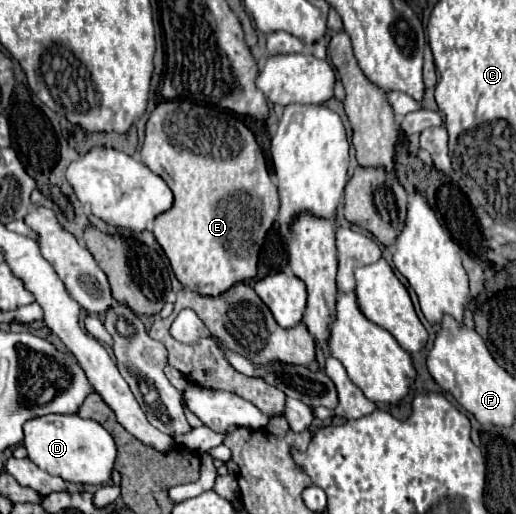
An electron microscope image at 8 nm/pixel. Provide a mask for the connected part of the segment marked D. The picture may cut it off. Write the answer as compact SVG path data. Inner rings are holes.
M43 415L29 419L23 425L23 433L29 459L43 471L59 475L69 483L101 485L109 481L117 449L113 437L97 421L81 419L79 415Z

